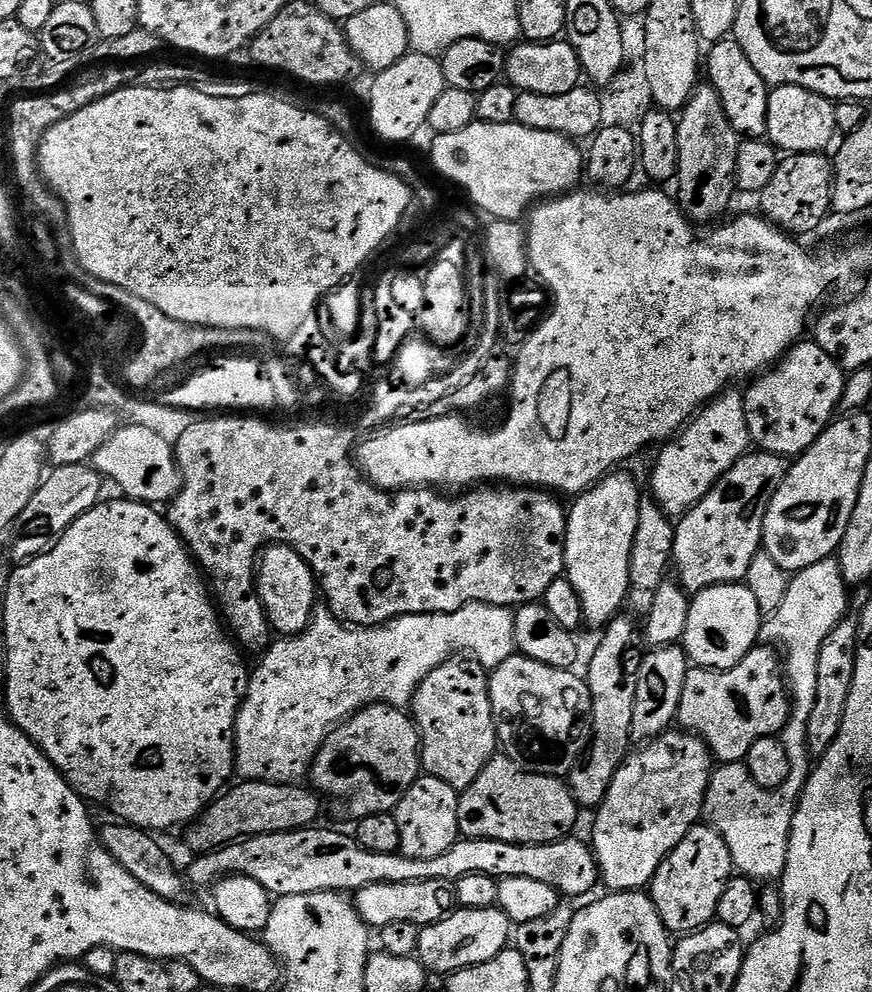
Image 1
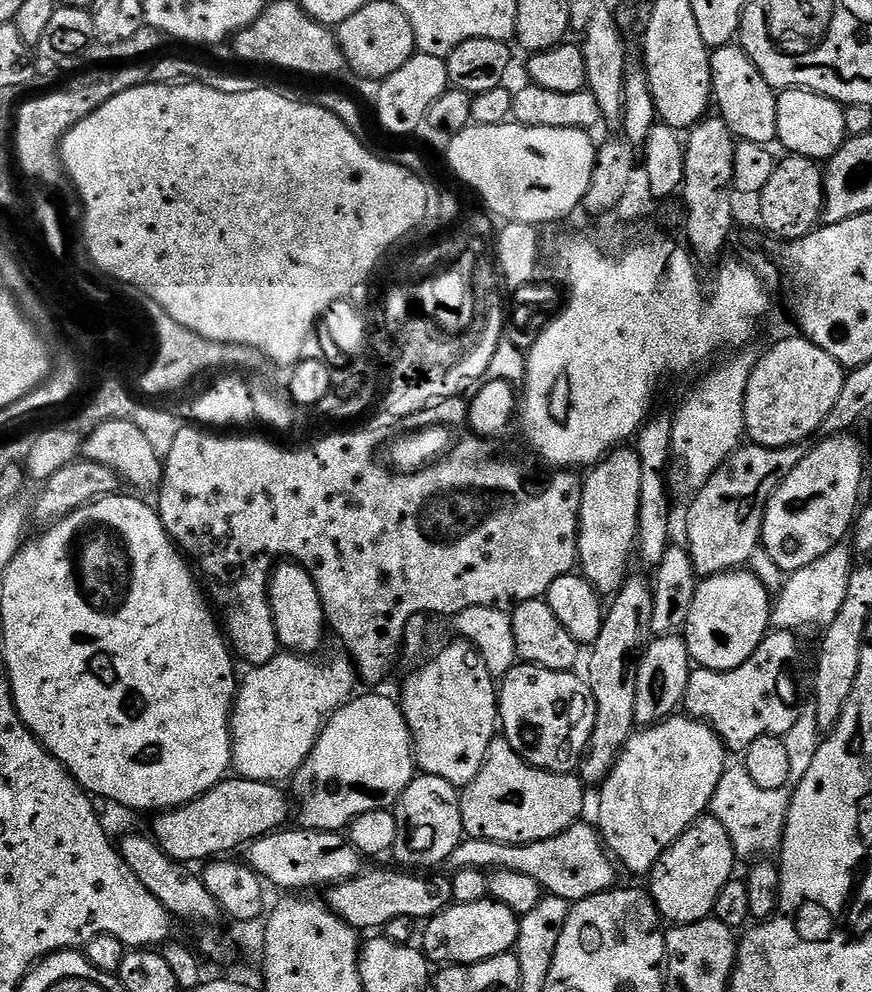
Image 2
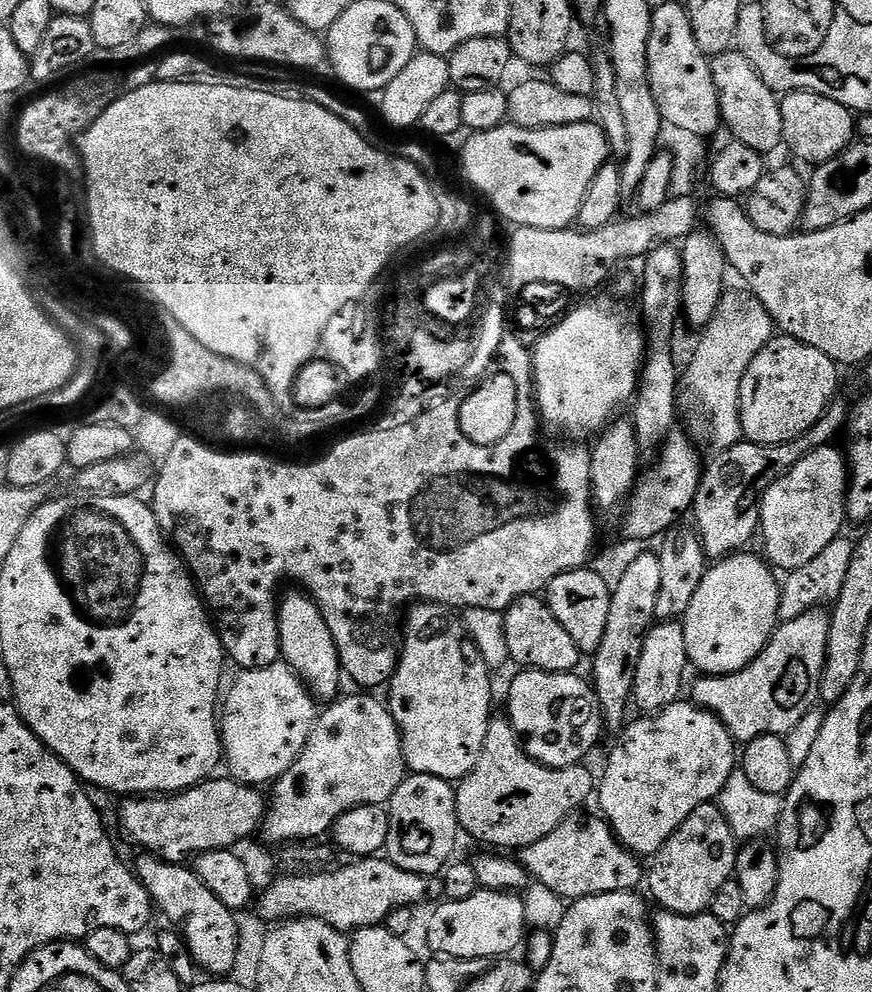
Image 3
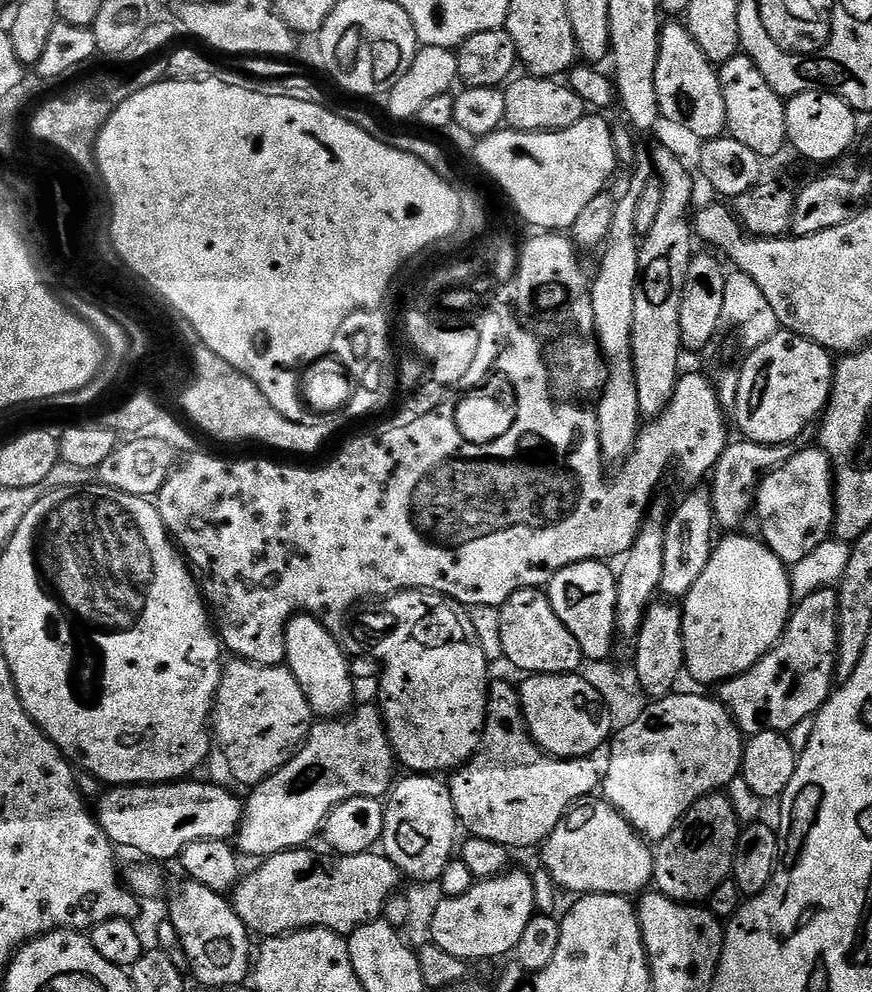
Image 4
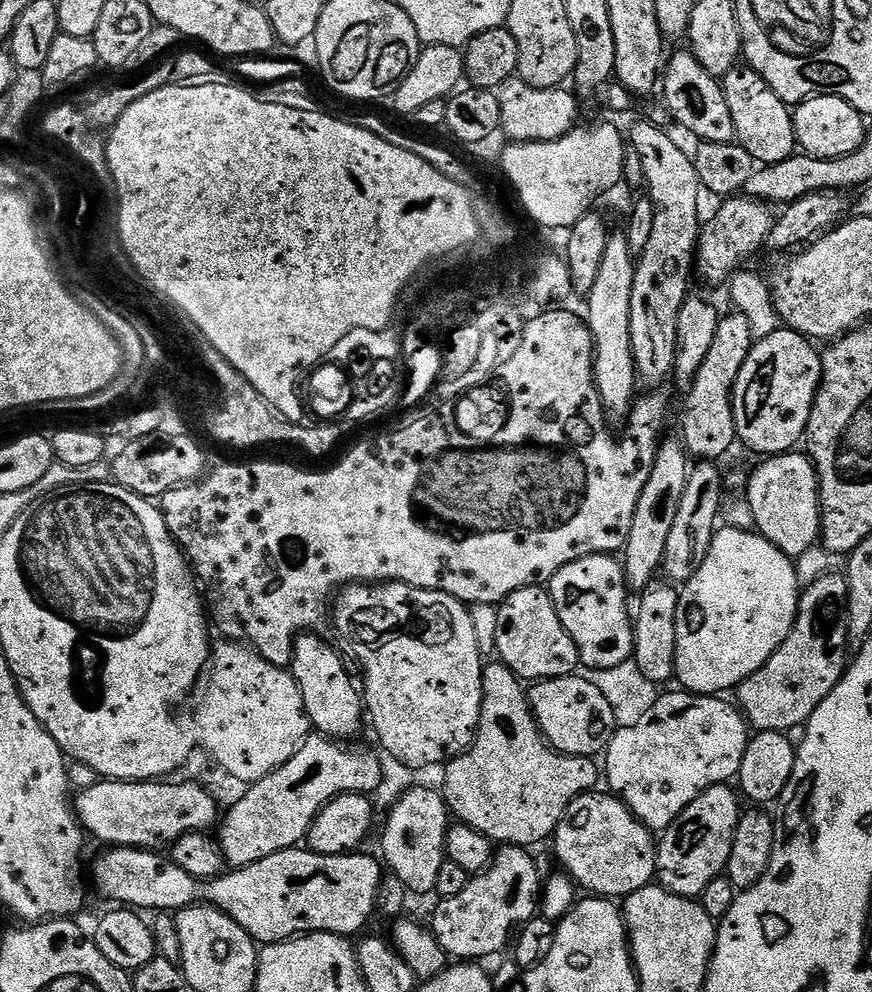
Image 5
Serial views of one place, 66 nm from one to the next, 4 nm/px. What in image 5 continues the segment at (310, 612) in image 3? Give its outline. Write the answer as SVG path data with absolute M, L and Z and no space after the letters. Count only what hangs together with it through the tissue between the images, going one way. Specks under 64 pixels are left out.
M301 634L292 642L292 677L302 694L309 725L319 735L337 742L352 742L366 728L366 709L361 689L352 681L344 660L328 648L320 634Z

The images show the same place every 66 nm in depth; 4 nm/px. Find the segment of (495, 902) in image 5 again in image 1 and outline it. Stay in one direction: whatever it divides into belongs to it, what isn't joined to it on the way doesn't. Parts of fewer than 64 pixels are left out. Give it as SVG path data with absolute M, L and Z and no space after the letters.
M457 907L438 922L421 927L416 956L429 973L451 974L482 962L490 962L509 947L513 935L514 925L500 907L486 910Z

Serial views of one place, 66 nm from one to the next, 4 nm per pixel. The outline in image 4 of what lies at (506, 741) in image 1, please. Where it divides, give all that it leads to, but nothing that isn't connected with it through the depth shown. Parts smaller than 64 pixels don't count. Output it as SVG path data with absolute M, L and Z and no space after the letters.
M529 675L525 680L528 681L518 688L520 711L528 723L532 740L547 755L561 760L579 760L591 757L591 752L609 743L614 731L608 711L594 687L580 676Z

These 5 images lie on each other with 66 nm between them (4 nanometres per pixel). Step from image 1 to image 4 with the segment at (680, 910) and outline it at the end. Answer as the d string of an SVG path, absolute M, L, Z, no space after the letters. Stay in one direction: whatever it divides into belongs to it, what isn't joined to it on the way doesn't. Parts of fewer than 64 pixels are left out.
M727 795L703 796L694 802L694 806L690 806L687 814L676 823L674 830L670 830L670 834L655 845L652 858L655 891L680 904L696 906L707 901L710 893L731 877L741 827Z

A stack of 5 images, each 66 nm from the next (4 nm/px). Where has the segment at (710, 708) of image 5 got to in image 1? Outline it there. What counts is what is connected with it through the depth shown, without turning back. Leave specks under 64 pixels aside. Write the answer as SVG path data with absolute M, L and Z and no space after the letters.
M669 730L663 732L656 739L647 741L643 745L641 752L633 751L625 760L623 766L614 774L614 782L610 782L610 790L606 794L606 798L598 806L598 811L595 813L596 825L592 828L592 840L590 839L590 847L596 854L596 866L598 869L599 879L602 884L605 884L609 893L614 892L635 892L644 890L649 887L654 878L654 874L658 870L658 866L662 866L662 862L674 850L674 846L678 846L678 842L682 842L682 838L686 838L689 830L696 825L701 819L704 811L704 799L708 793L708 784L712 781L712 773L714 771L714 757L709 752L704 741L699 736L693 736L691 732L683 730Z

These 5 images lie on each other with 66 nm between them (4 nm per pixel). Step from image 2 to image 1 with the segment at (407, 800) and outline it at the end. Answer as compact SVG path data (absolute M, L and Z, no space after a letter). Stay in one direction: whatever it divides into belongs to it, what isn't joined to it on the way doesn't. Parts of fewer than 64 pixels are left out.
M427 774L421 775L394 809L400 838L399 855L417 860L438 858L438 854L446 854L446 850L450 850L450 846L454 846L460 836L459 801L458 793L446 782Z

